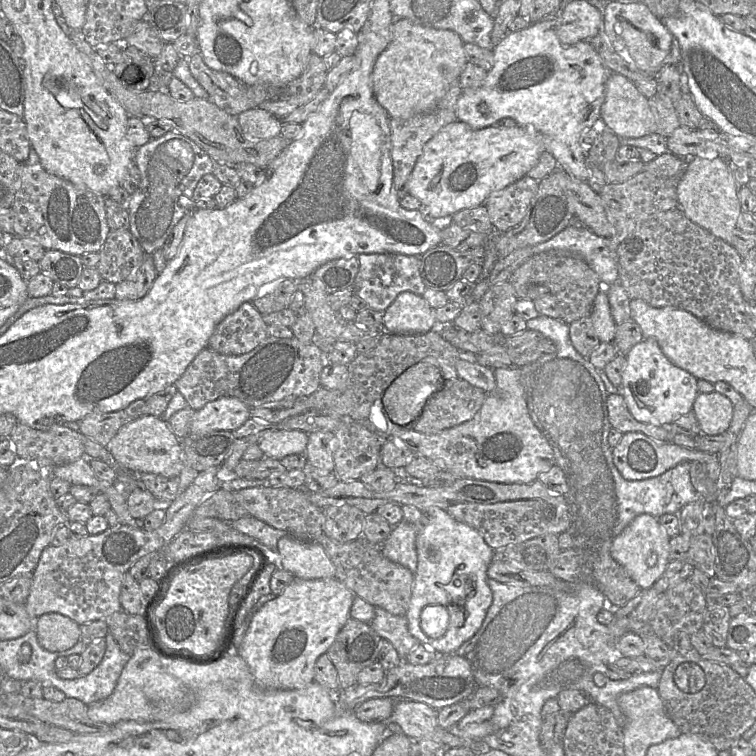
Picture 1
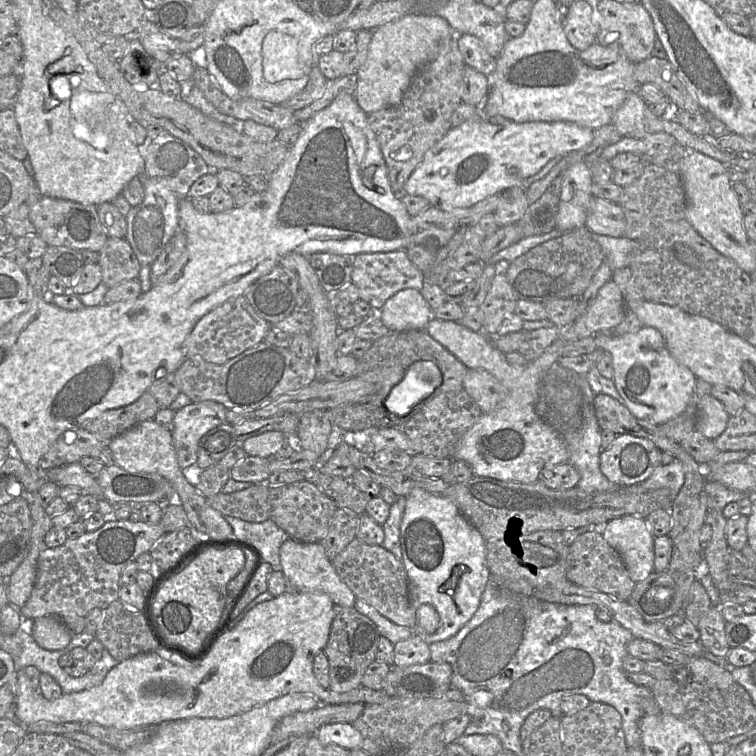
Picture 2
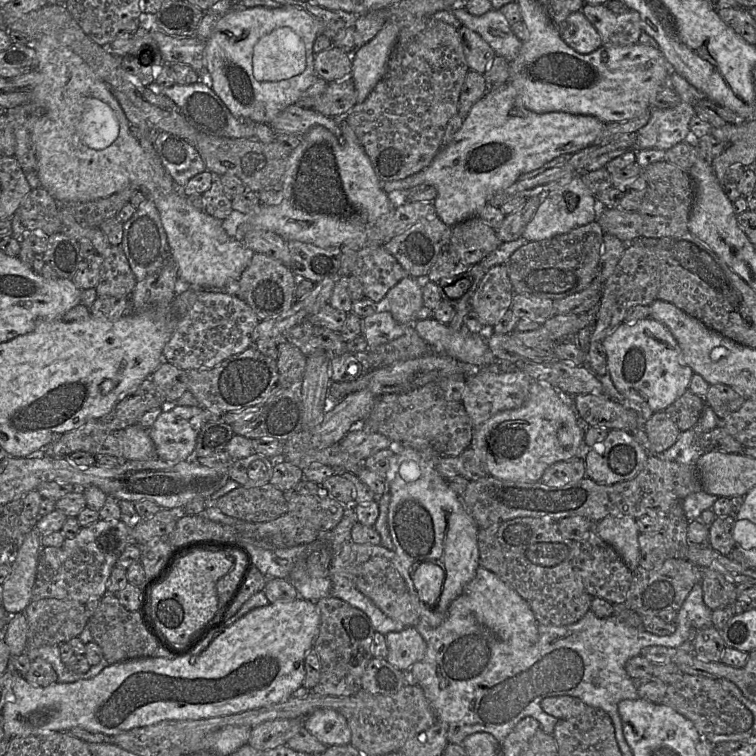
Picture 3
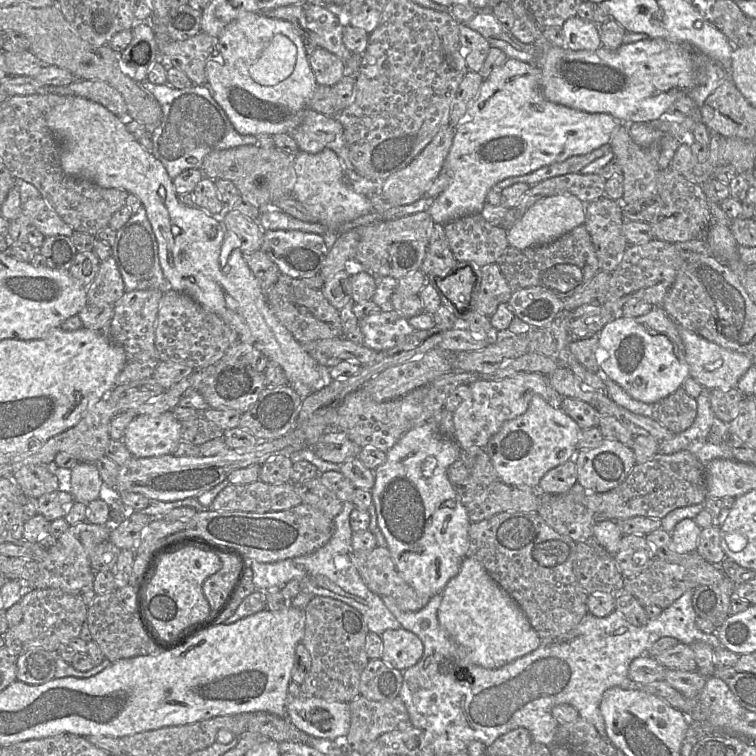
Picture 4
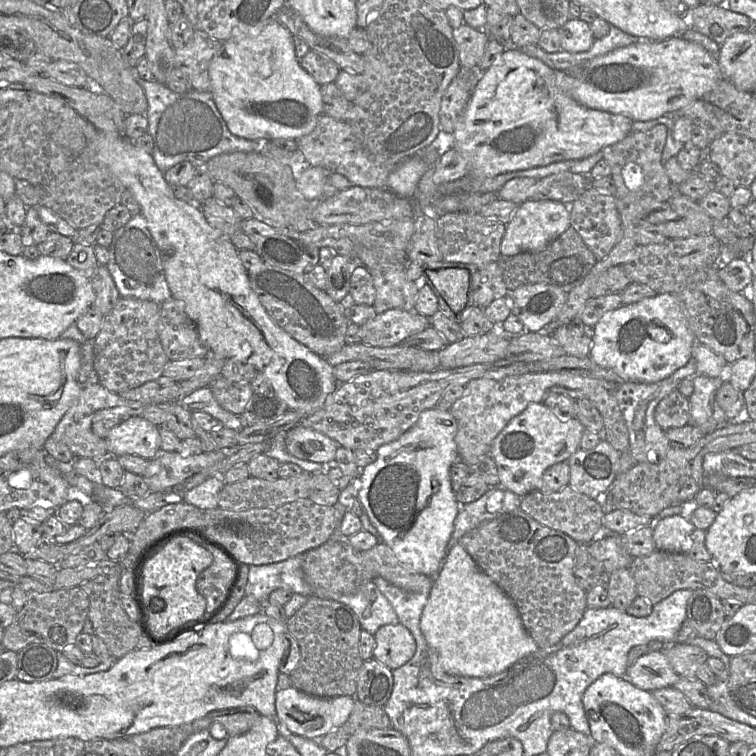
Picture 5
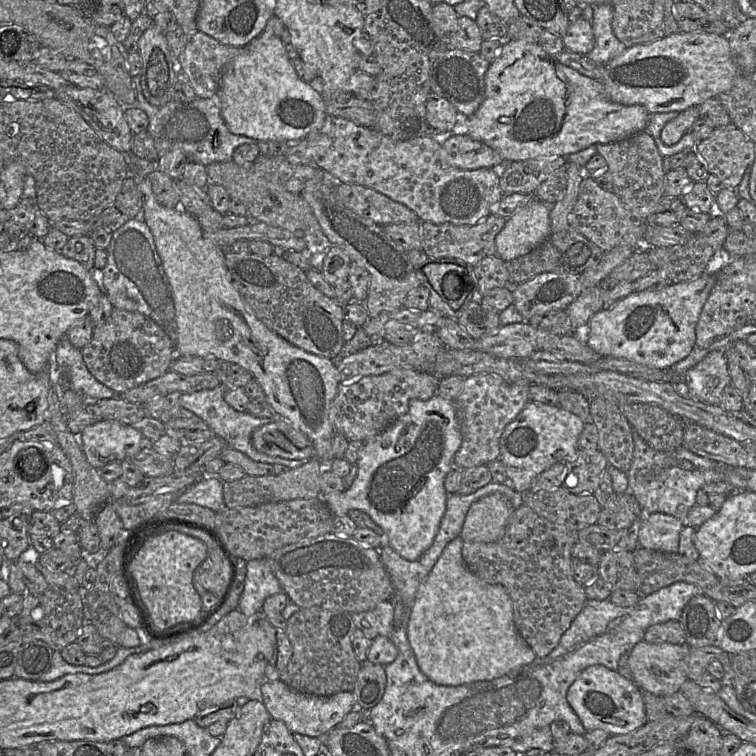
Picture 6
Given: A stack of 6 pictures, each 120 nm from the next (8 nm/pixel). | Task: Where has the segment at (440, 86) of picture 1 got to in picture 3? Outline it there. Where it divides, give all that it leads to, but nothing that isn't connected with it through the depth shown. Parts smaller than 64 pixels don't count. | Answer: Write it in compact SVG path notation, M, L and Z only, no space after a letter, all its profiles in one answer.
M386 21L374 38L352 54L351 77L356 90L356 103L362 103L383 78L399 31L396 21Z

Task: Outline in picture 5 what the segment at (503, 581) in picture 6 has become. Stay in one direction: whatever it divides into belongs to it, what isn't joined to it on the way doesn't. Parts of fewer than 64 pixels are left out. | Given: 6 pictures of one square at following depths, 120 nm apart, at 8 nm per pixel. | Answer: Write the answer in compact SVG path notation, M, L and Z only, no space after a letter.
M517 509L479 525L466 533L459 543L479 568L513 600L526 631L539 648L558 643L582 619L587 608L586 591L576 583L573 573L579 544L567 534L544 526Z

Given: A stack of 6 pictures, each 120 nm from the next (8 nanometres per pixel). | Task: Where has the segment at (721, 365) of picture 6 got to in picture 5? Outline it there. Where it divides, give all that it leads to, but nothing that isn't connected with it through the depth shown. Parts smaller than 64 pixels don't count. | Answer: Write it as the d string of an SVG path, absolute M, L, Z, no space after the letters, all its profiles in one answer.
M696 375L692 377L694 392L688 397L690 403L690 424L698 427L704 434L724 427L729 421L716 402L716 393L724 383L721 377Z

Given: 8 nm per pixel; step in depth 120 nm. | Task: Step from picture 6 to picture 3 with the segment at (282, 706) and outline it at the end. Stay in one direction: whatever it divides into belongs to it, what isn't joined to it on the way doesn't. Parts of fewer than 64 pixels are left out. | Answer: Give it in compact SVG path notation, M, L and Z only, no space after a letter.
M333 709L313 711L305 717L304 728L326 746L351 743L351 730L346 718Z

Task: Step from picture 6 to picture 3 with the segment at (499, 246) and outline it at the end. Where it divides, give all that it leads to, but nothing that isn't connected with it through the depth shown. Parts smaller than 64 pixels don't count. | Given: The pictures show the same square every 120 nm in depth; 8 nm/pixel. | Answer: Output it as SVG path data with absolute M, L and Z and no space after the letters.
M579 173L566 185L550 191L538 207L533 218L526 225L522 237L528 242L549 239L595 221L598 214L599 205L596 195L583 183L581 173Z

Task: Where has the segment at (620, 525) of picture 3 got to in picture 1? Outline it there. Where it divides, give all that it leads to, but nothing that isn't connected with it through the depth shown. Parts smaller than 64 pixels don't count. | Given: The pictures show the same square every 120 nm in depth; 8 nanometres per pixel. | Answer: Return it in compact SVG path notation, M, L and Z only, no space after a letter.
M640 514L614 538L610 553L641 589L648 589L667 568L670 538L656 517Z

